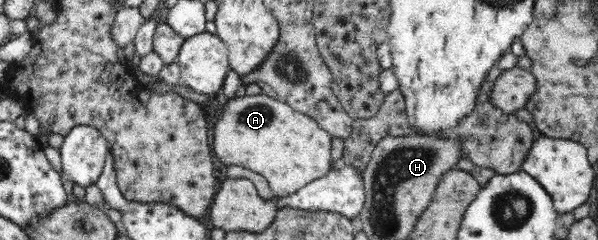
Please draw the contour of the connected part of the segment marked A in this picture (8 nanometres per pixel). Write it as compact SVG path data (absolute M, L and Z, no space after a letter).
M267 94L235 96L228 98L221 109L215 109L214 115L209 116L213 130L212 153L223 166L243 167L263 176L269 182L272 193L281 199L297 193L299 189L325 177L332 165L331 140L332 136L319 128L311 117L295 111L288 103L273 99Z

